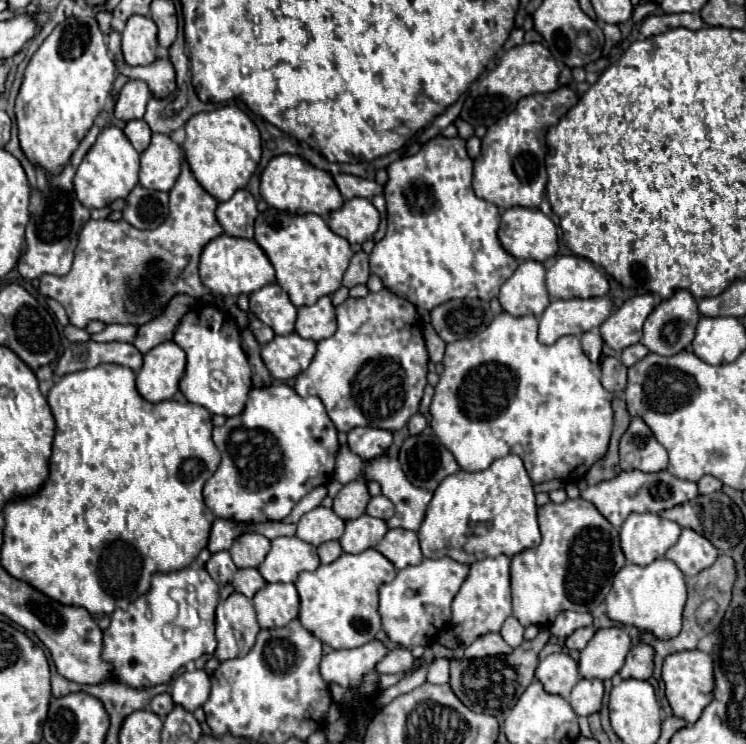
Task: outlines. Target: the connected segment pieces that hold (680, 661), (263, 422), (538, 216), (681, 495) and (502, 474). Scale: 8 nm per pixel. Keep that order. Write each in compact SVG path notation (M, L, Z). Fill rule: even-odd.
M685 650L685 652L671 654L663 662L663 682L665 682L665 696L673 712L679 718L683 718L687 724L695 724L703 708L713 700L713 688L715 688L713 660L709 654L701 650Z
M271 384L267 388L253 388L245 410L239 416L213 430L213 442L221 452L221 464L203 488L205 506L217 516L235 522L267 522L283 520L293 506L313 488L327 484L333 478L335 456L339 450L337 430L329 420L321 398L301 398L289 384Z
M513 206L505 210L499 226L503 248L519 260L547 260L557 252L557 228L547 214Z
M629 470L629 472L621 472L611 480L599 482L595 486L589 486L581 492L581 496L589 502L595 504L595 508L619 530L621 524L625 522L625 518L631 512L653 512L659 514L663 510L669 510L673 506L685 504L689 500L693 500L697 496L697 484L689 482L689 480L681 480L677 476L673 476L667 470L661 472L641 472L641 470Z
M503 456L493 460L487 470L481 470L481 472L459 470L457 474L447 476L433 492L423 526L419 530L419 542L421 542L421 550L425 558L451 556L461 562L463 562L463 554L473 554L475 560L497 556L497 554L505 554L511 558L521 550L535 548L541 542L541 534L537 526L537 504L535 504L533 482L527 476L521 458Z

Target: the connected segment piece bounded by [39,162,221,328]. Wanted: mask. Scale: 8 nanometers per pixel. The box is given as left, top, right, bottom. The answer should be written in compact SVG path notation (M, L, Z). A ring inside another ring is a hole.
M183 162L181 174L169 192L169 216L161 226L141 232L139 228L133 228L125 220L117 220L117 222L109 218L89 220L79 234L79 242L75 248L75 258L73 258L73 266L69 274L41 276L39 290L41 294L57 300L65 308L69 322L73 326L85 328L85 324L91 320L101 320L105 324L143 326L149 320L161 316L173 296L187 294L187 296L199 298L207 292L199 280L197 264L199 264L199 256L205 244L221 234L221 226L217 224L217 218L215 218L215 208L217 208L217 200L203 190L203 186L195 180L189 164Z

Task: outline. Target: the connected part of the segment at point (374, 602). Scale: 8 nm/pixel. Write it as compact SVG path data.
M373 548L361 554L341 554L331 564L321 564L313 572L301 572L295 582L301 598L299 622L305 630L335 650L363 646L381 632L377 590L383 582L389 582L395 576L397 568Z

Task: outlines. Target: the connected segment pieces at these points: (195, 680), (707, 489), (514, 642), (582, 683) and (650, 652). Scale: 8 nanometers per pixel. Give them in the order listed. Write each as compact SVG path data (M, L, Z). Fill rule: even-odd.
M187 670L179 674L169 688L173 702L189 712L195 712L209 698L211 682L205 670Z
M703 476L697 484L699 484L699 494L711 494L723 488L723 482L717 480L715 476Z
M509 616L503 626L501 626L501 632L503 640L511 646L511 648L517 648L521 642L523 642L523 626L519 624L519 620L515 616Z
M587 678L579 680L569 696L569 704L577 716L591 716L593 712L599 712L601 700L603 700L603 682Z
M637 644L629 650L625 666L621 668L621 678L637 678L637 680L649 680L653 676L653 658L655 650L649 644Z

